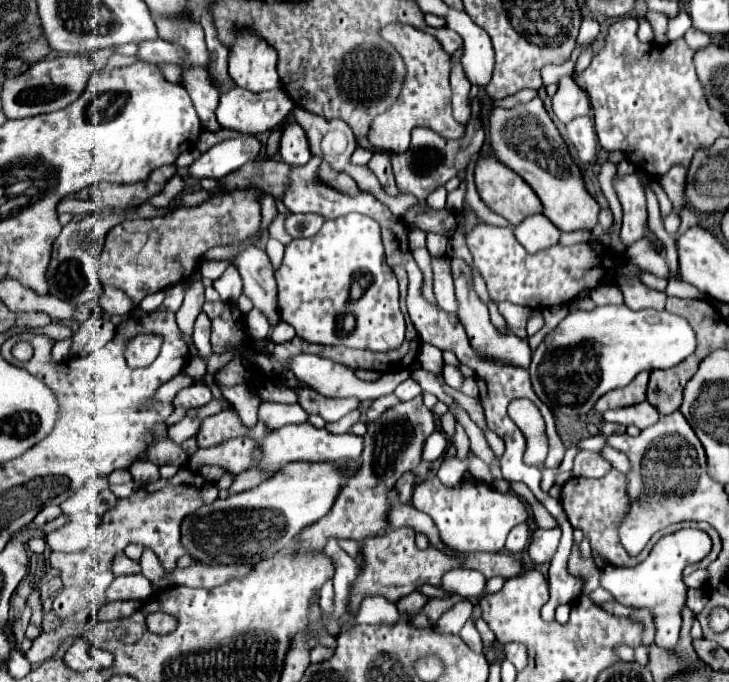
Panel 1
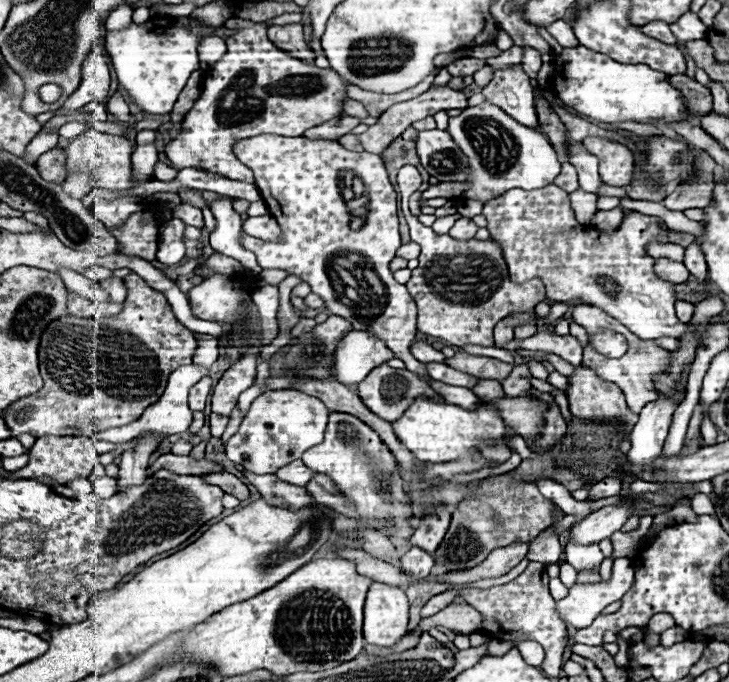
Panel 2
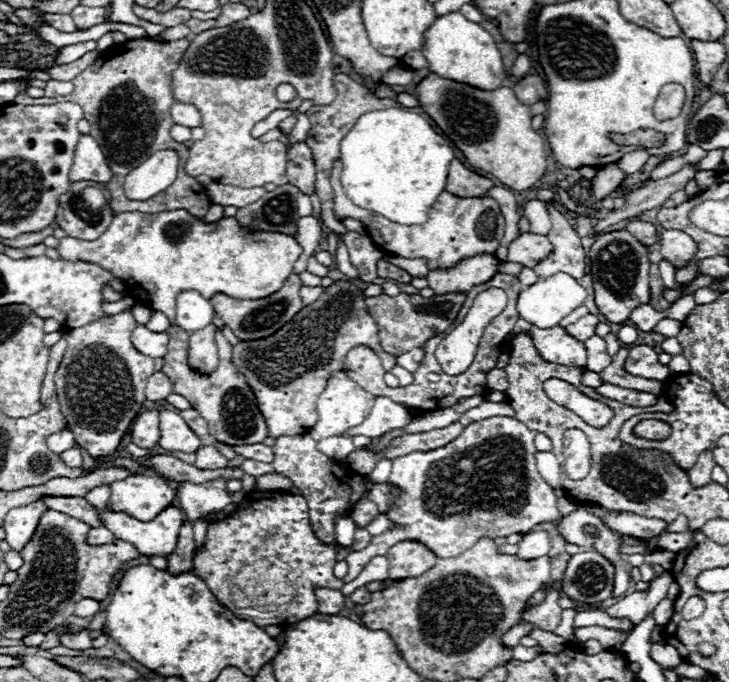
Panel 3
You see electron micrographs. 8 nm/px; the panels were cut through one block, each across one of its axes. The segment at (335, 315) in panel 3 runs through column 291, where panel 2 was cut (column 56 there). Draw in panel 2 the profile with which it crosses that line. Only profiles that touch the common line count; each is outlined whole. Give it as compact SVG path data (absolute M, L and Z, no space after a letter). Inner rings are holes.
M136 274L126 276L126 278L124 278L124 284L126 284L126 288L128 288L128 300L124 302L124 310L122 310L118 316L100 318L98 322L94 320L94 324L98 324L98 328L90 328L90 320L80 320L80 318L76 318L76 316L64 316L64 320L56 320L56 324L50 324L50 326L44 330L44 336L42 336L42 340L40 340L40 372L42 372L42 378L44 378L44 388L42 388L40 392L32 394L32 396L26 396L26 398L16 400L14 404L10 404L10 406L4 410L4 420L8 420L8 428L12 428L12 432L16 432L16 436L28 432L28 434L34 434L36 438L48 436L48 434L52 434L52 436L88 436L88 438L92 438L94 434L104 432L104 430L108 430L108 428L126 426L126 424L130 424L130 422L138 420L138 418L142 416L142 412L144 412L150 404L154 404L154 402L160 398L160 394L164 392L164 386L166 386L166 382L168 382L168 374L170 374L174 368L178 368L178 366L182 366L182 364L192 364L192 356L194 356L194 352L196 352L196 348L198 348L198 342L196 342L196 338L192 336L192 332L190 332L188 328L184 328L184 326L176 320L176 316L172 314L172 308L170 308L170 304L166 302L164 294L156 292L154 288L150 288L150 286L148 286L140 276L136 276Z

